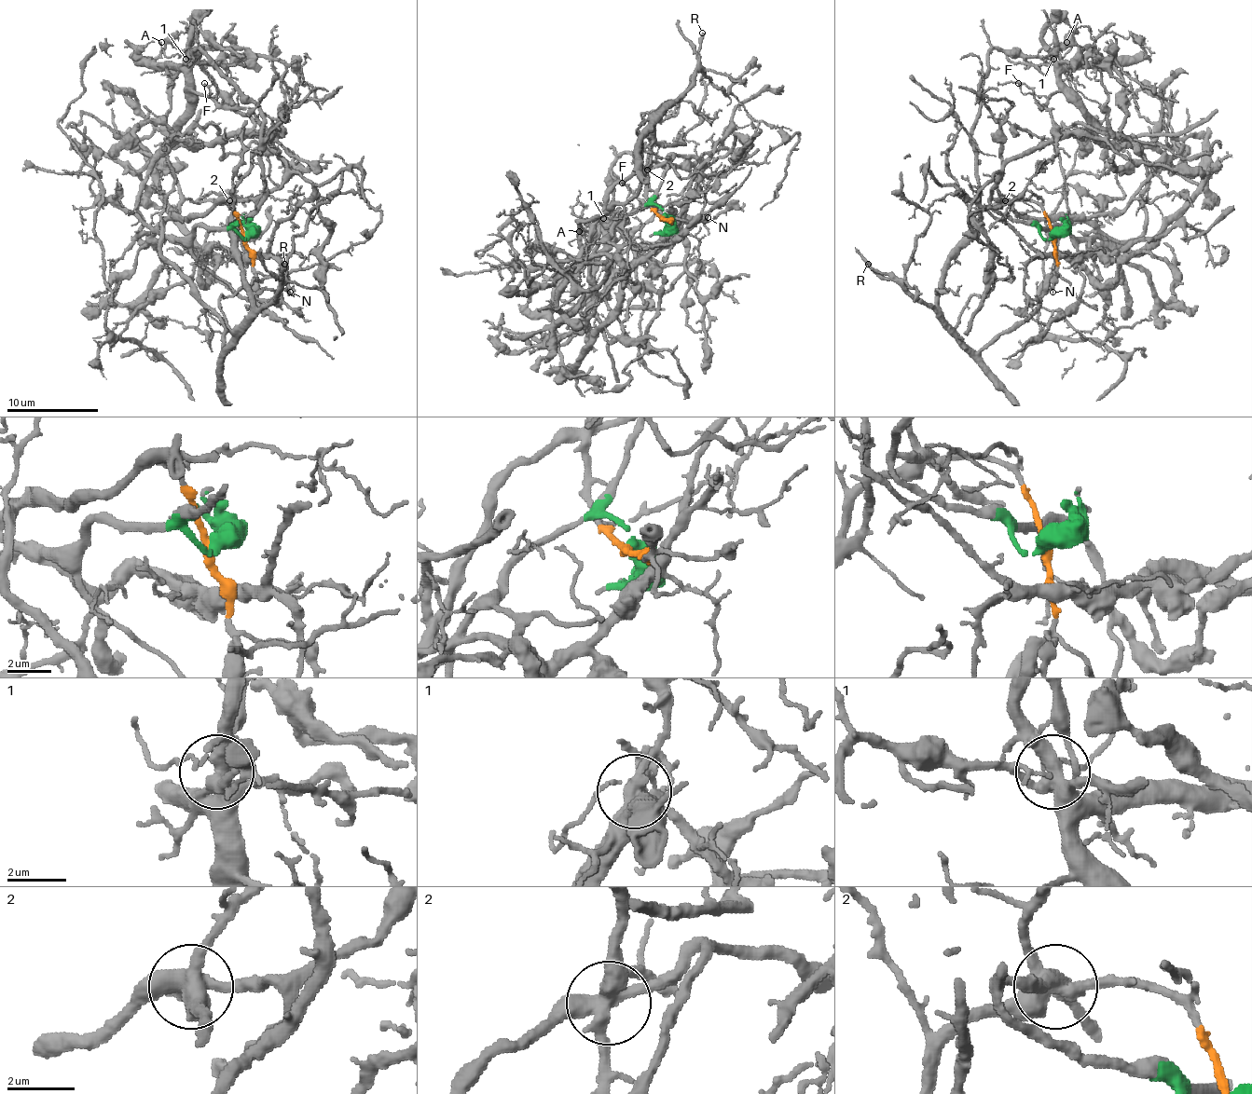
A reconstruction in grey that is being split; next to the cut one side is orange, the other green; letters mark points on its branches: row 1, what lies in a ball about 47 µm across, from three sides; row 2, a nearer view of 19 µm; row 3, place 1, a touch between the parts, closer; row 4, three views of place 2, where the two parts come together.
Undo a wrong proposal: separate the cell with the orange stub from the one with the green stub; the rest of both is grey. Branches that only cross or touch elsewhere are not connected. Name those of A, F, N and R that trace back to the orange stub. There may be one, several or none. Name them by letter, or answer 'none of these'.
N, R

